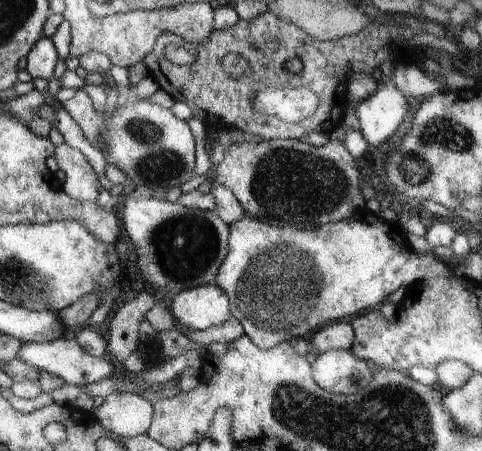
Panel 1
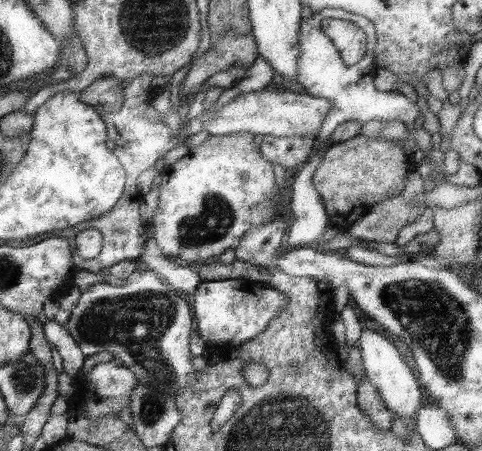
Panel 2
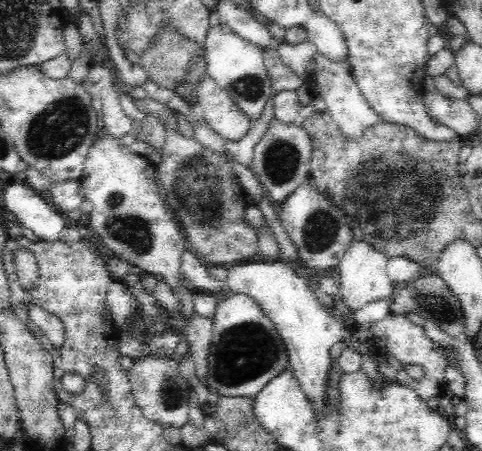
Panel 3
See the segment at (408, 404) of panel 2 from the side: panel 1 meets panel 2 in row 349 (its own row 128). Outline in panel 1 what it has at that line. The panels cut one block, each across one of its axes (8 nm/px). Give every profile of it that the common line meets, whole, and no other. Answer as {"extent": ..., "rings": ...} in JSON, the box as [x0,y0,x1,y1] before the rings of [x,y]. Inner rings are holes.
{"extent":[355,86,409,146],"rings":[[[383,86],[355,106],[359,132],[369,144],[377,146],[395,132],[409,110],[405,100],[407,98],[397,88]]]}

